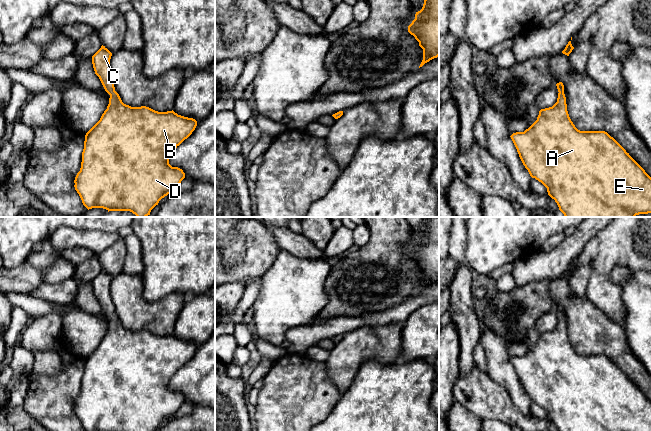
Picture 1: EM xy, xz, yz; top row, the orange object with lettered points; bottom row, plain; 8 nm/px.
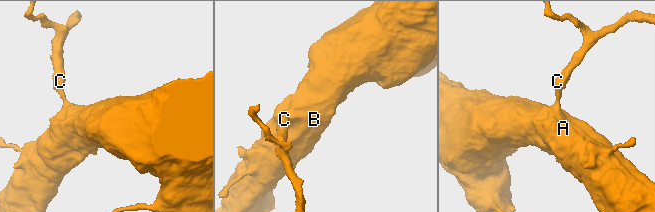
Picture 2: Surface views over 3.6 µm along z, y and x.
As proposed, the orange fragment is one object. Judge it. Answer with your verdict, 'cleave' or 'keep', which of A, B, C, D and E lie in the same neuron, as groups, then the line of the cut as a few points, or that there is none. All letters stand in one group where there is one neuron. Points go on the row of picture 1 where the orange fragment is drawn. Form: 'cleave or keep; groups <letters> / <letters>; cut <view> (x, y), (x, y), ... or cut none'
keep; groups A B C D E; cut none

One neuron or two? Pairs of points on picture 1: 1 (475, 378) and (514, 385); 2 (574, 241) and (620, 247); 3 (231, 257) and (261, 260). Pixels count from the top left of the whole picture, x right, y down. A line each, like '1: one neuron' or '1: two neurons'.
1: two neurons
2: two neurons
3: two neurons

